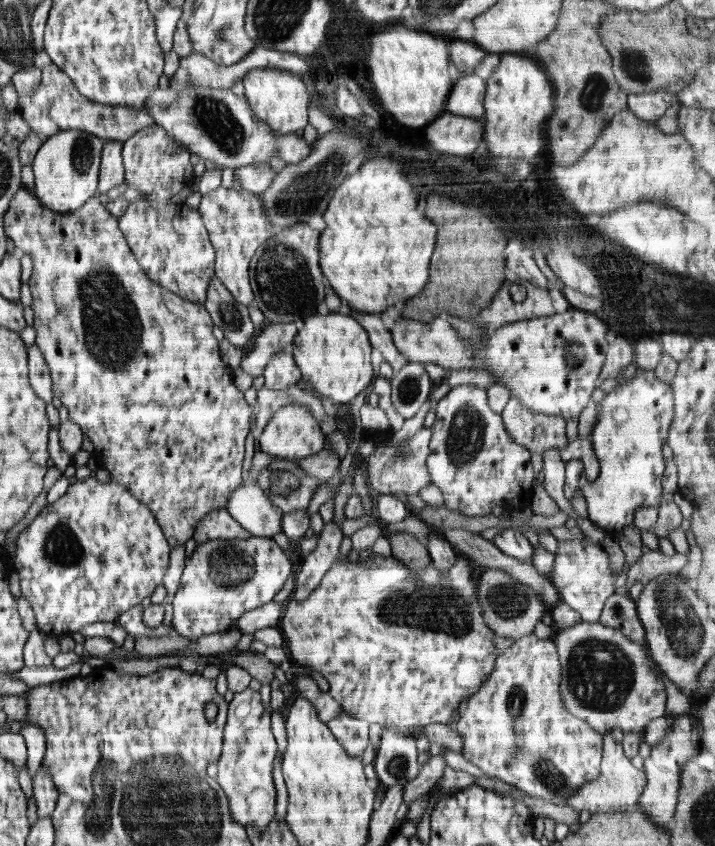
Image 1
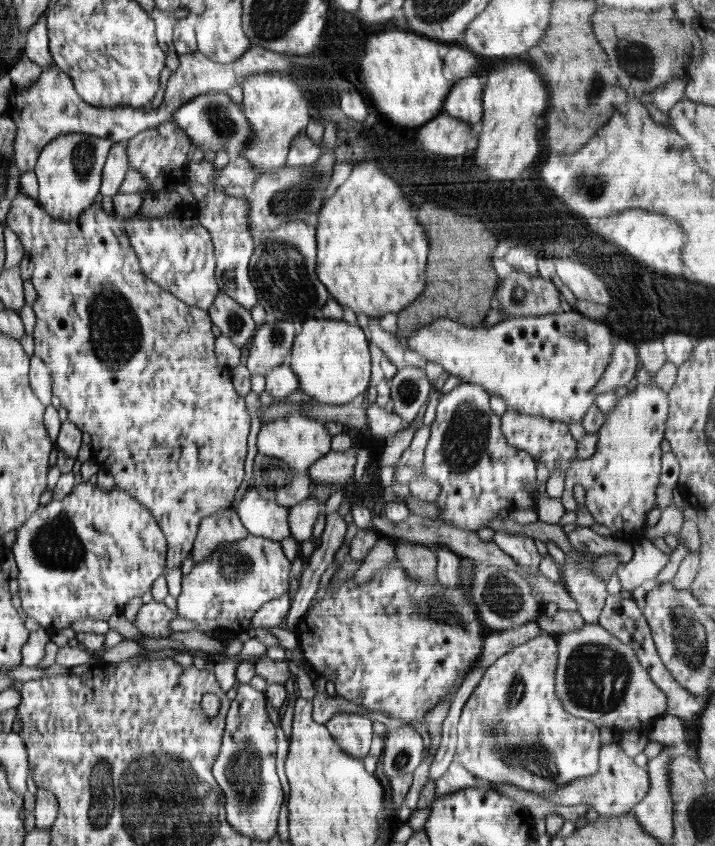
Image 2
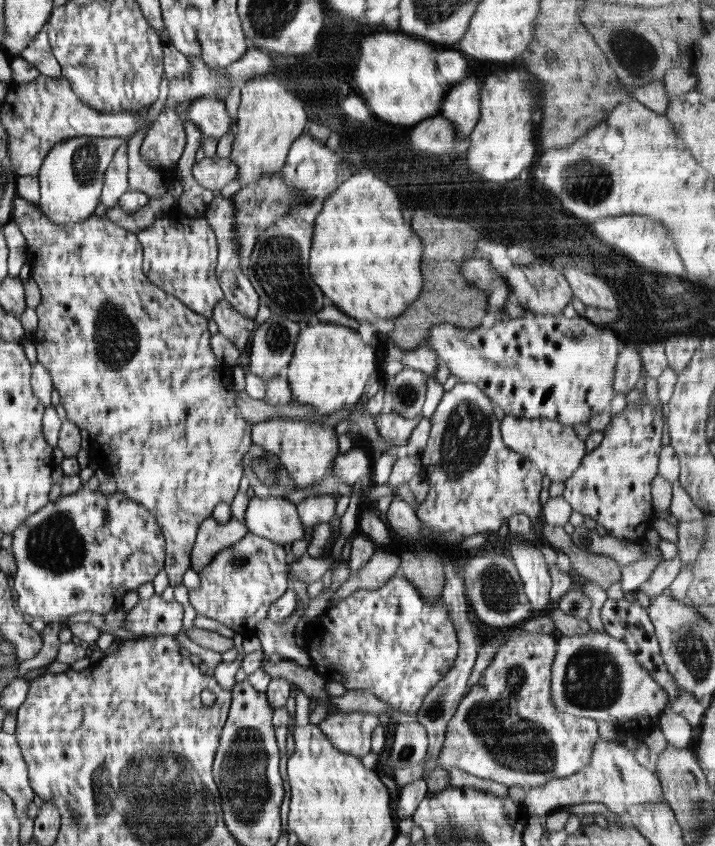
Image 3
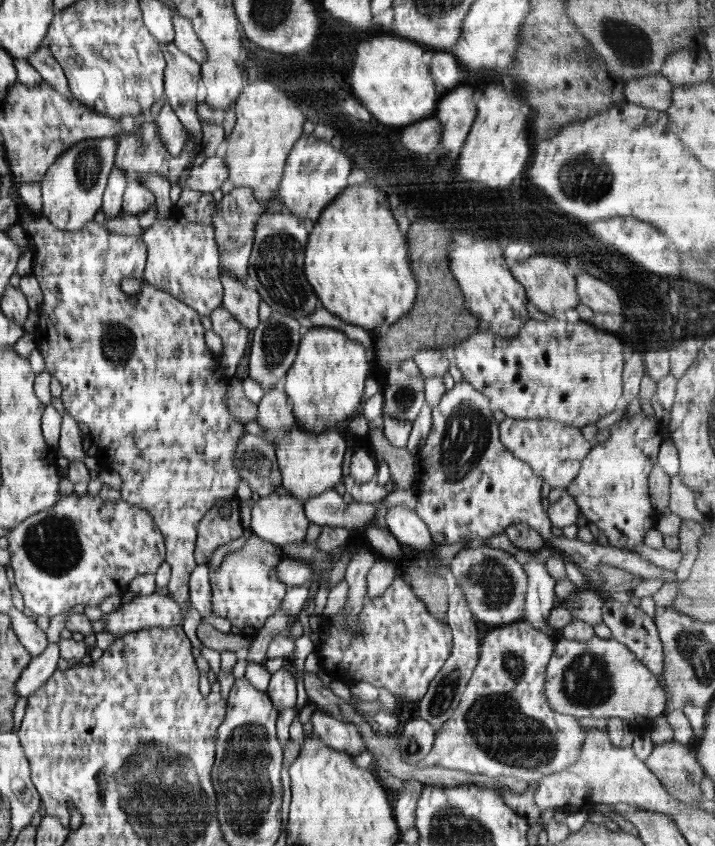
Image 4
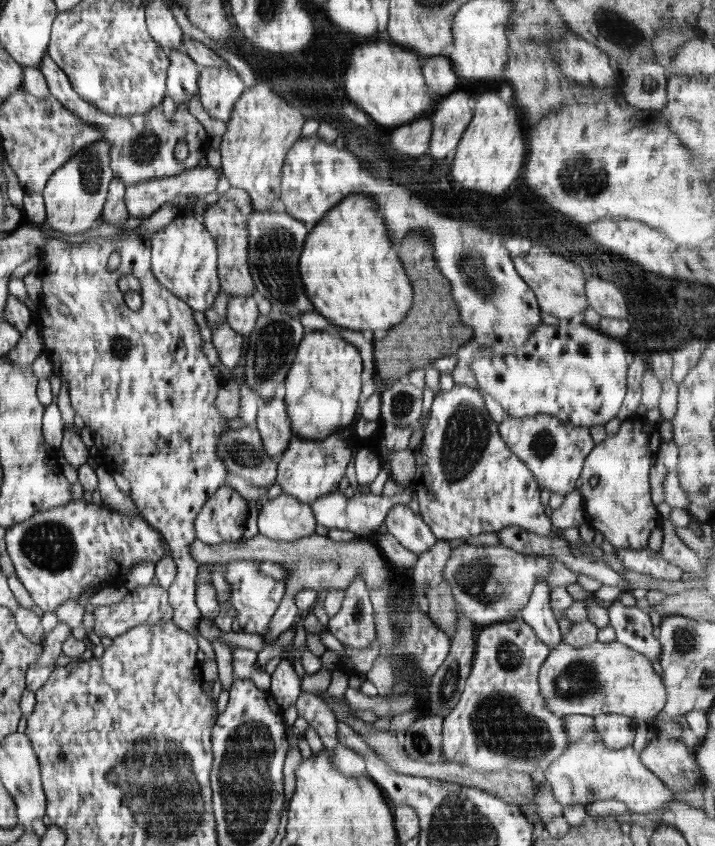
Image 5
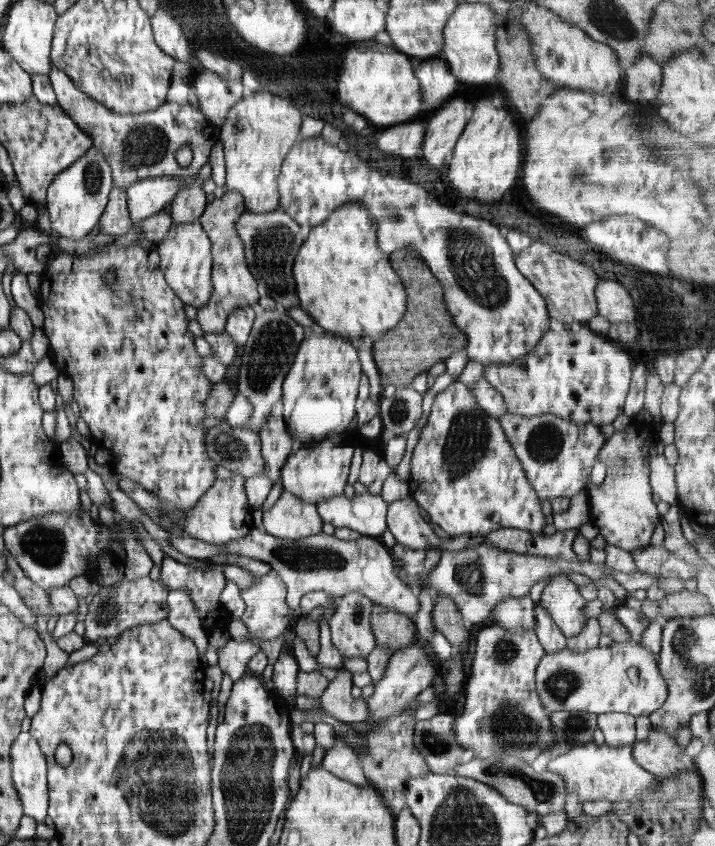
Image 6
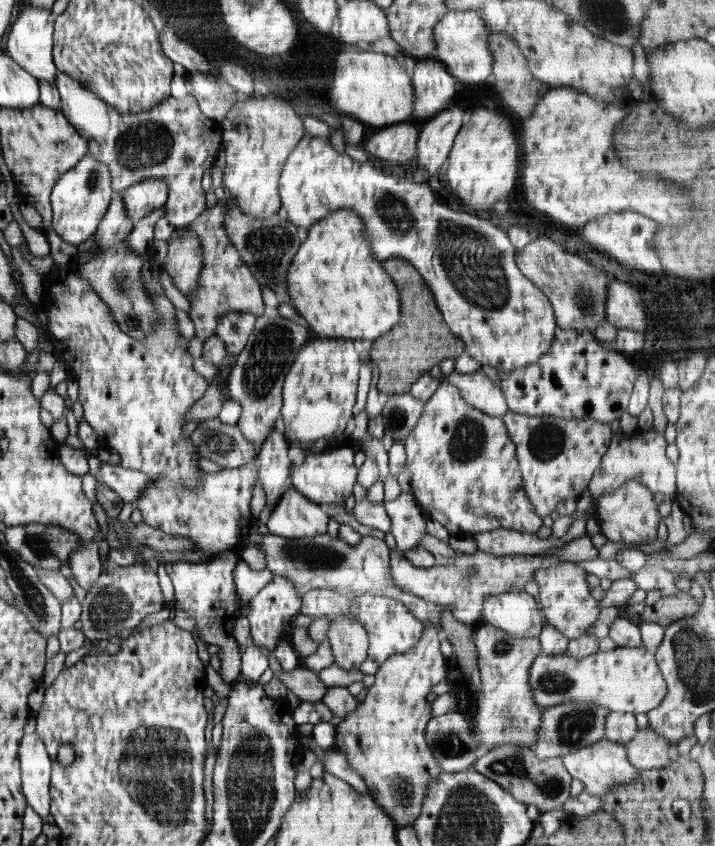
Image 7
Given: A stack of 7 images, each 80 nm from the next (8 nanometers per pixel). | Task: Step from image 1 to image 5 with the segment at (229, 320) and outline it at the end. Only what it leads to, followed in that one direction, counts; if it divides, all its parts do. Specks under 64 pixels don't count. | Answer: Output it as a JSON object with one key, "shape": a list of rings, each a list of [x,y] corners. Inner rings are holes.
{"shape":[[[222,321],[215,329],[212,329],[212,344],[218,351],[220,362],[230,371],[240,362],[242,348],[246,342],[239,332],[236,332],[230,323]]]}

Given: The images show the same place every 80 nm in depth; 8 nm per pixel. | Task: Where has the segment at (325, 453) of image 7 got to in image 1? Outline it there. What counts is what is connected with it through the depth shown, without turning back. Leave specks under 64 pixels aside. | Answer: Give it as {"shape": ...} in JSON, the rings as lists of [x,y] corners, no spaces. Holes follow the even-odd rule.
{"shape":[[[288,404],[288,406],[280,406],[274,412],[274,416],[256,439],[256,447],[266,454],[277,456],[282,460],[296,462],[298,459],[303,459],[324,450],[325,438],[326,436],[320,429],[320,424],[312,416],[308,406]]]}

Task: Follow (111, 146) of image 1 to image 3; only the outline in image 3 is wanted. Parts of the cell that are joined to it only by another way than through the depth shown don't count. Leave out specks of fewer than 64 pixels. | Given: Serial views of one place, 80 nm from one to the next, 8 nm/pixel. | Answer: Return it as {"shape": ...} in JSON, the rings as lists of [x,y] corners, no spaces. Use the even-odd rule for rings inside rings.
{"shape":[[[127,142],[116,150],[108,168],[105,170],[101,197],[104,206],[115,207],[120,196],[128,190],[128,150]]]}

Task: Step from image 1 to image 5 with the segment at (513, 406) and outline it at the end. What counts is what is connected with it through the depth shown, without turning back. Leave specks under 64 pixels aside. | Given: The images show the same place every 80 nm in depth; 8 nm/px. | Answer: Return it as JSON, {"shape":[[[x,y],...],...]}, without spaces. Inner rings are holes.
{"shape":[[[509,415],[499,424],[499,435],[508,448],[528,467],[541,491],[560,493],[562,496],[576,491],[576,481],[584,461],[596,446],[588,427],[562,423],[551,415],[515,418]]]}

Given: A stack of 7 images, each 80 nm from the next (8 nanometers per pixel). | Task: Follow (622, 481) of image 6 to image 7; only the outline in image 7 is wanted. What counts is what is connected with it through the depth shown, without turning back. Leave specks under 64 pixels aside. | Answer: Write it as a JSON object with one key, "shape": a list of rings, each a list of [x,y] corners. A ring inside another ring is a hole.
{"shape":[[[624,481],[622,486],[610,494],[602,494],[595,508],[594,518],[600,526],[600,533],[610,542],[624,542],[632,547],[656,540],[656,532],[662,524],[662,516],[653,500],[653,493],[640,481]]]}

